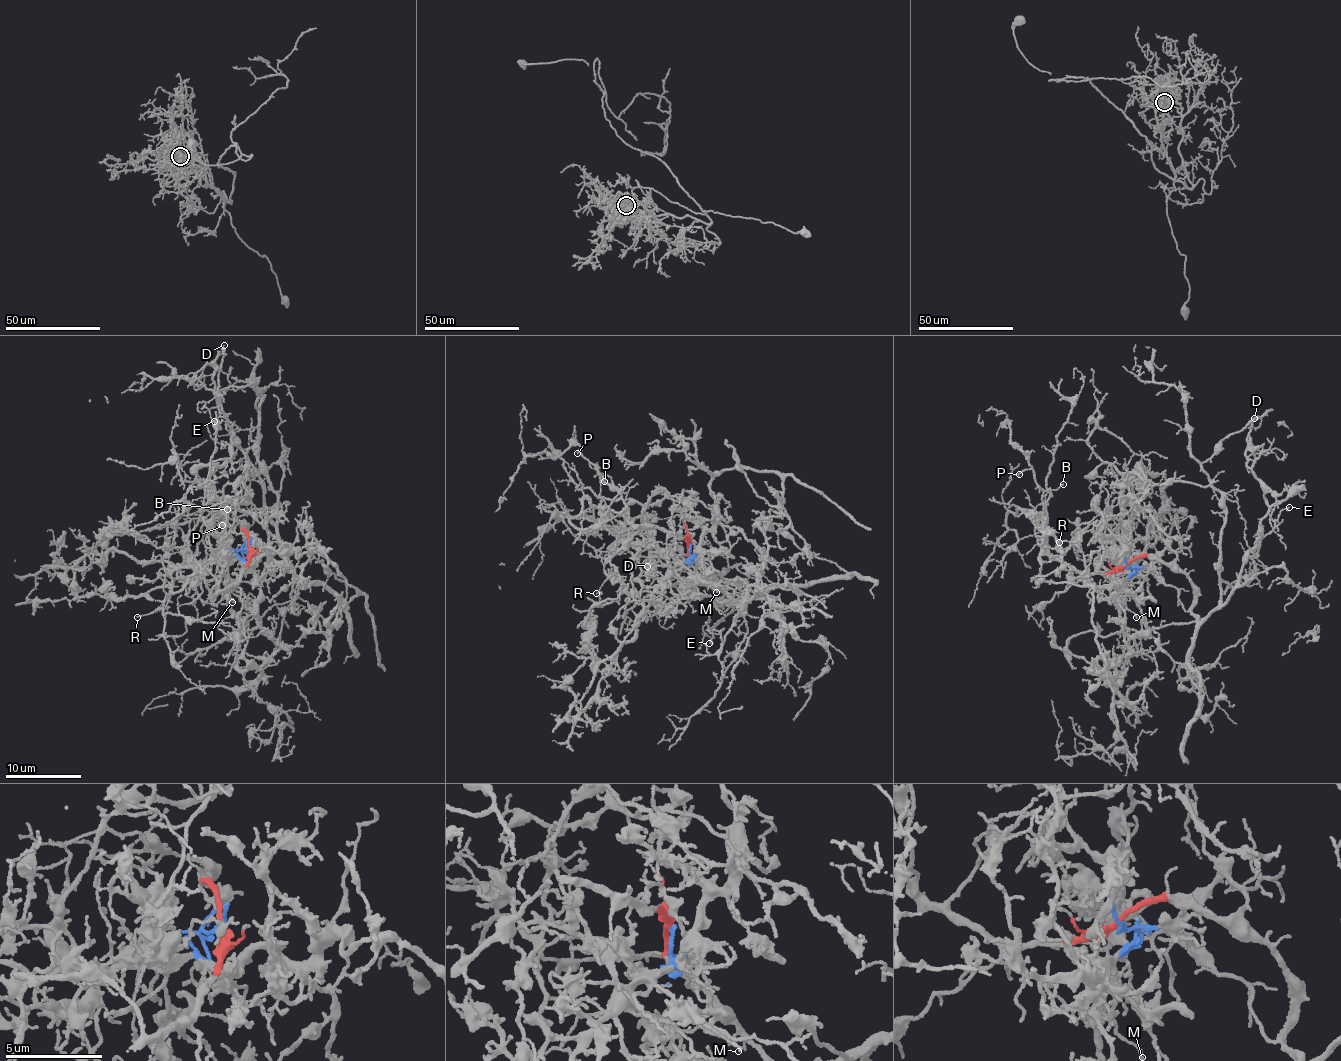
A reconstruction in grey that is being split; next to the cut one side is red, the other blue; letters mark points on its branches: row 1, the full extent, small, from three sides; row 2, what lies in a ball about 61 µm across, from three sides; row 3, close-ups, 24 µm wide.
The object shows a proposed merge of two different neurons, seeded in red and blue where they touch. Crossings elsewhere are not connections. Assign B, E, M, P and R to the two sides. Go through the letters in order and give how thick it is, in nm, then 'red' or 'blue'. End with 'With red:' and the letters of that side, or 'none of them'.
B: 110 nm thick; red
E: 80 nm thick; red
M: 140 nm thick; blue
P: 120 nm thick; red
R: 110 nm thick; red
With red: B, E, P, R

